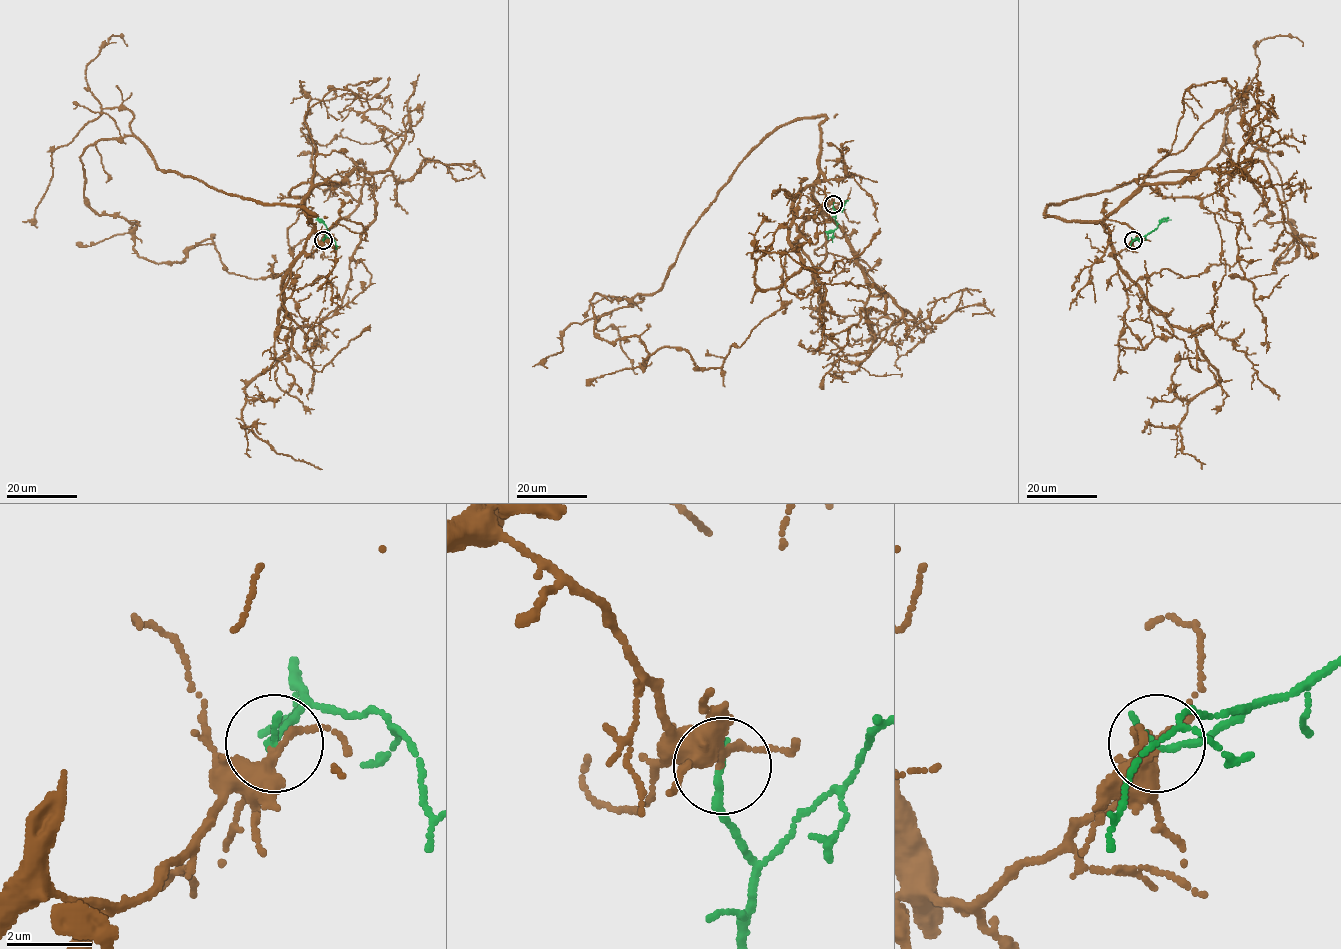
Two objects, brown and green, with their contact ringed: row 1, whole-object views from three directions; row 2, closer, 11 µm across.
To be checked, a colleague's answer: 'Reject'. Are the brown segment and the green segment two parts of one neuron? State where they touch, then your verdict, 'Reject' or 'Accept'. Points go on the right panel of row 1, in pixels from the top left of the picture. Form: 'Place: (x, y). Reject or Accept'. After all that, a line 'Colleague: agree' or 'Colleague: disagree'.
Place: (1133, 240). Accept
Colleague: disagree

